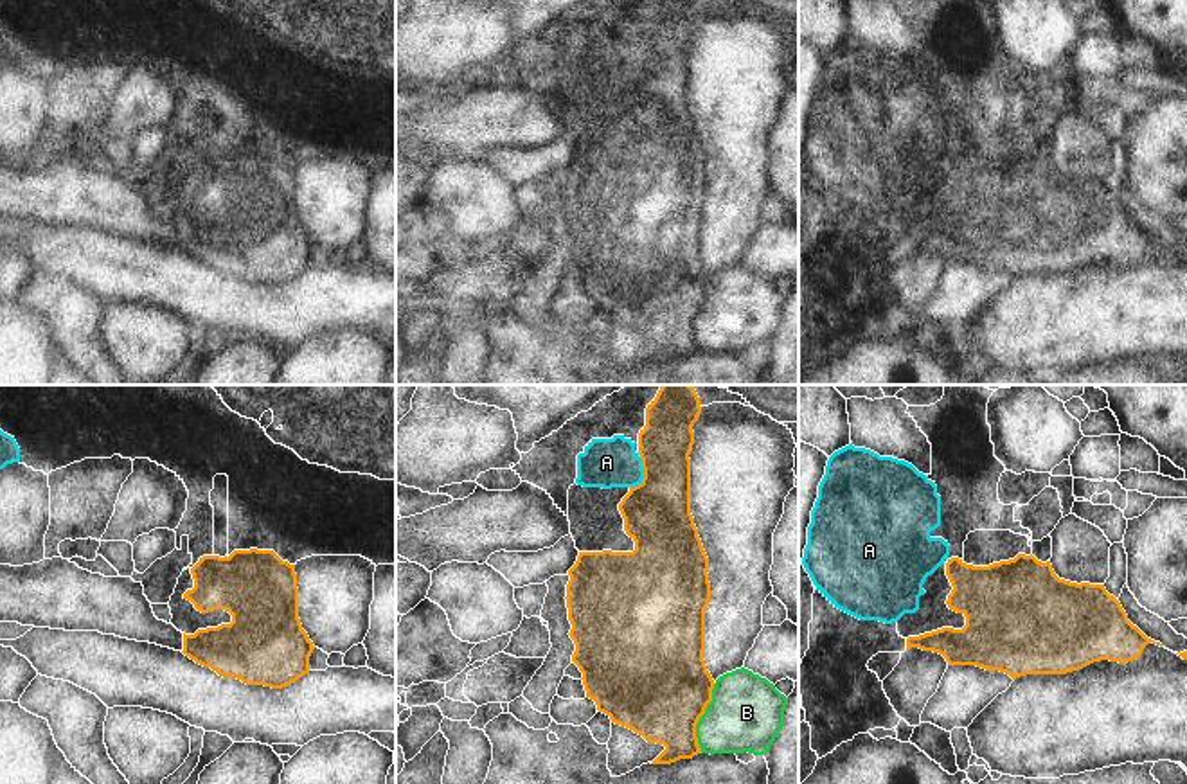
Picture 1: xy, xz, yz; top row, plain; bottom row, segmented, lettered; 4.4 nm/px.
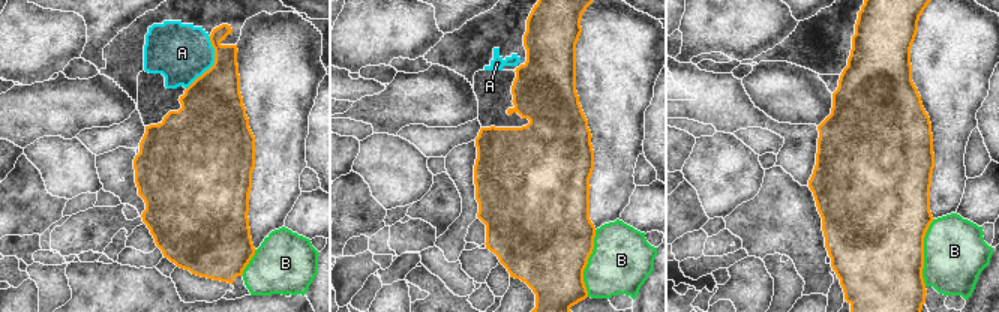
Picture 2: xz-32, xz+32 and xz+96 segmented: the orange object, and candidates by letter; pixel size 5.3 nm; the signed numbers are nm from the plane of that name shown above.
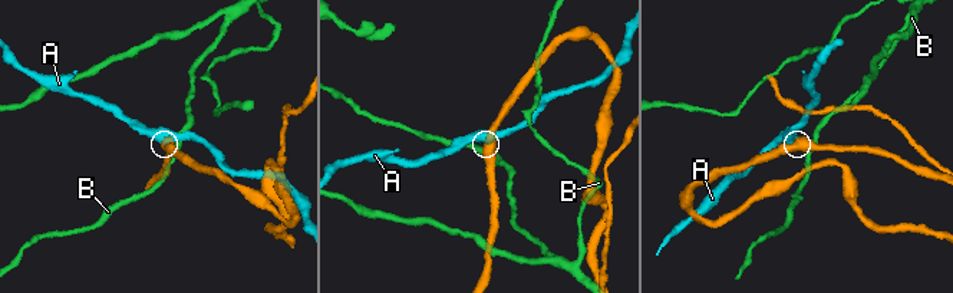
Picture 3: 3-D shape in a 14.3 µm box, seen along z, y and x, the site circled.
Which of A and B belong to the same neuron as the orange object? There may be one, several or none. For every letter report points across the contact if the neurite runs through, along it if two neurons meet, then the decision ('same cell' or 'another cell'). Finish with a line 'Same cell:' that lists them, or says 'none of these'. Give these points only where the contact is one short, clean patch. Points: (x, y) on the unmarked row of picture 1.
A: along xz (639, 54), (642, 76), (630, 85) | another cell
B: another cell
Same cell: none of these

